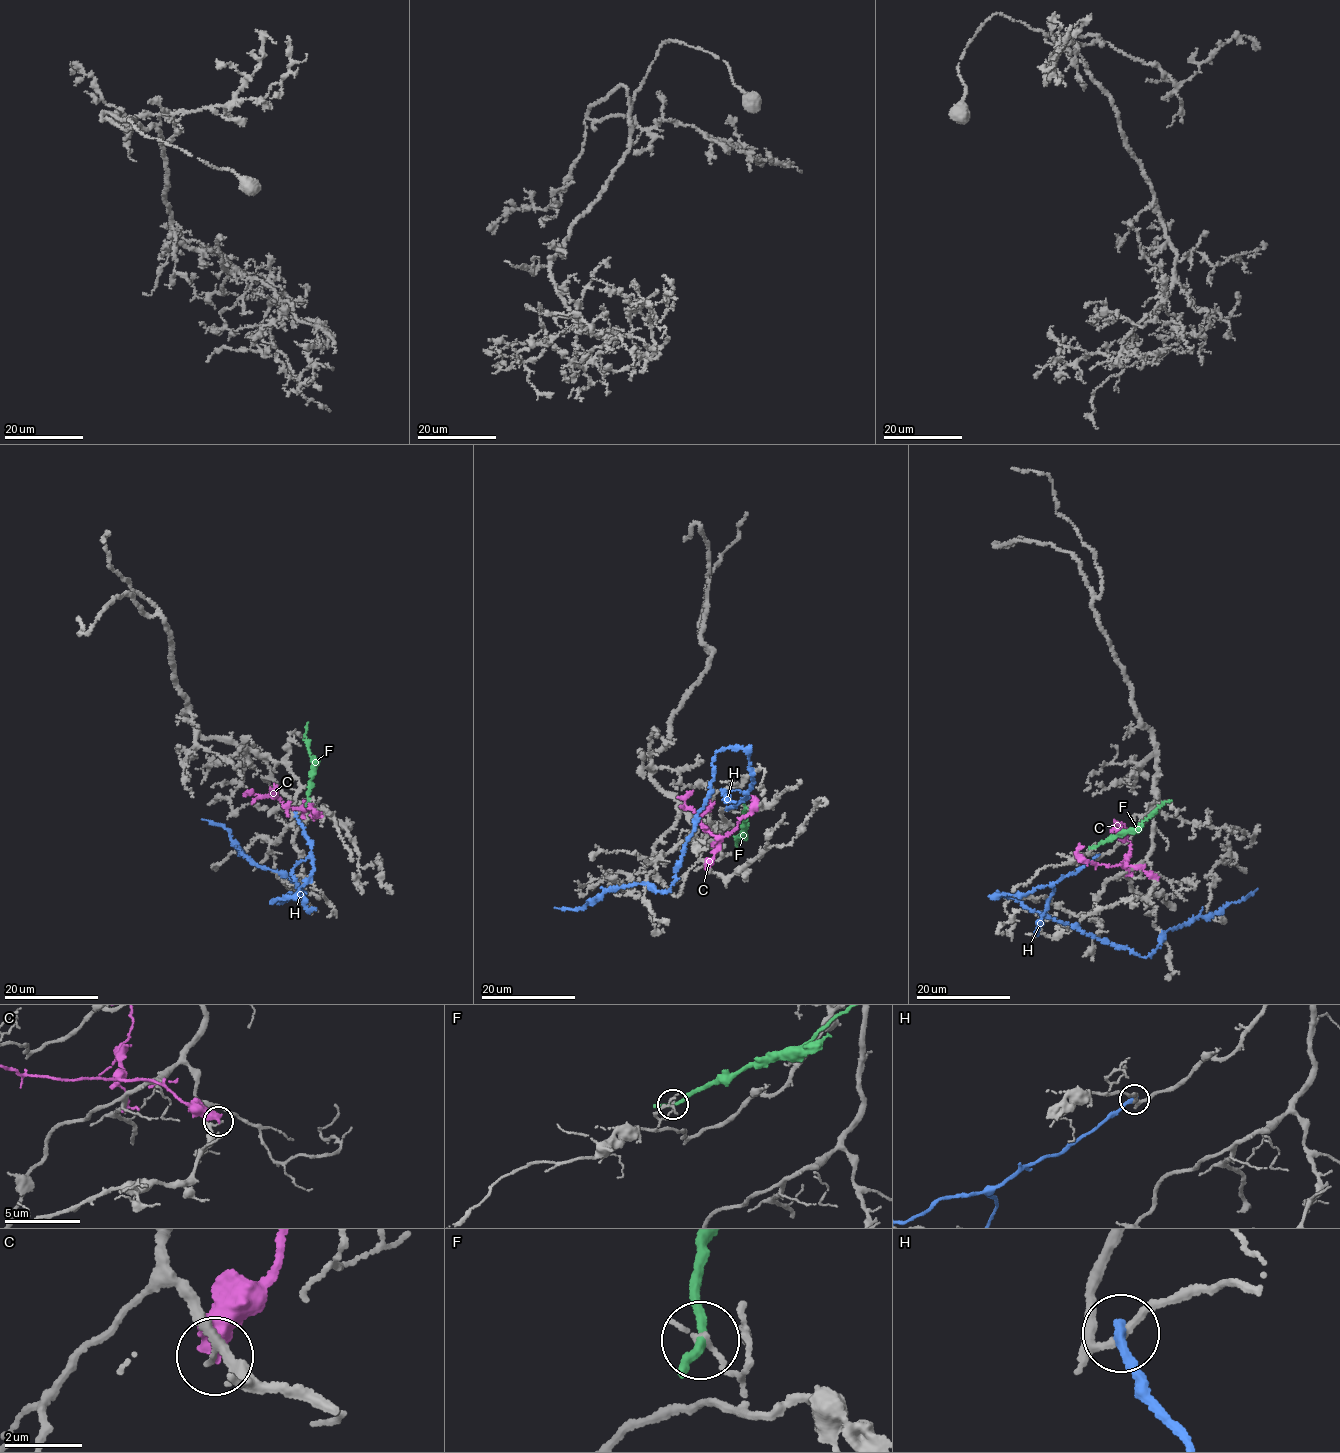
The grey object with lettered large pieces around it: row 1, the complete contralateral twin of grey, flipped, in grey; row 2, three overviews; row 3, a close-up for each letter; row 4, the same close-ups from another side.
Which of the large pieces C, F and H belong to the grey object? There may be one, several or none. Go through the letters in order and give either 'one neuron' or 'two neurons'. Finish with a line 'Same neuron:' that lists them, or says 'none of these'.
C: two neurons
F: two neurons
H: two neurons
Same neuron: none of these

